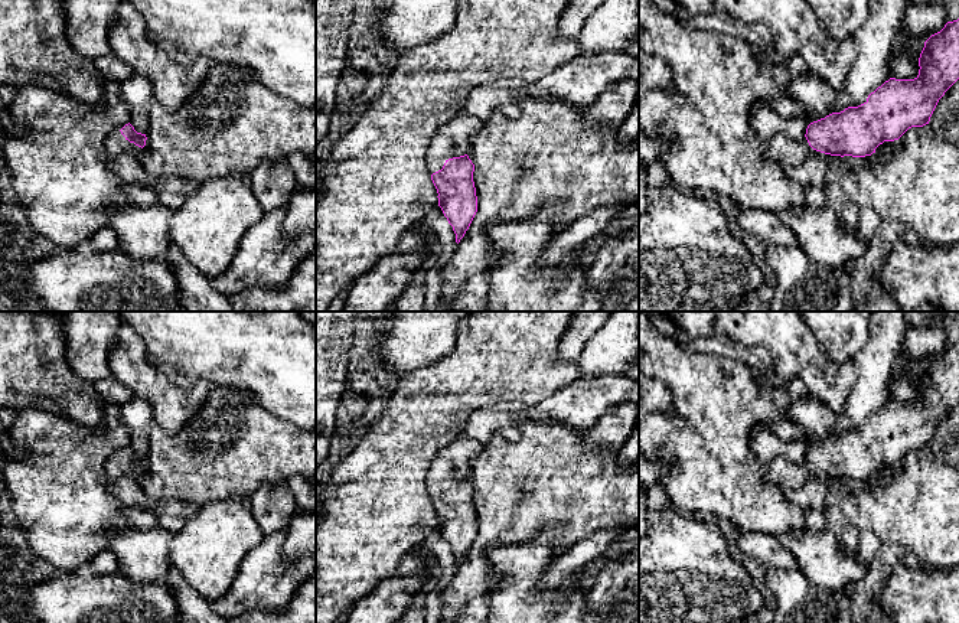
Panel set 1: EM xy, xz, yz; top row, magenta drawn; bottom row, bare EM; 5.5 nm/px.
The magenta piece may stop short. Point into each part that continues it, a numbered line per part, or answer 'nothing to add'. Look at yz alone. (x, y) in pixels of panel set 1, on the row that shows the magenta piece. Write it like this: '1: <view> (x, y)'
1: yz (789, 152)

